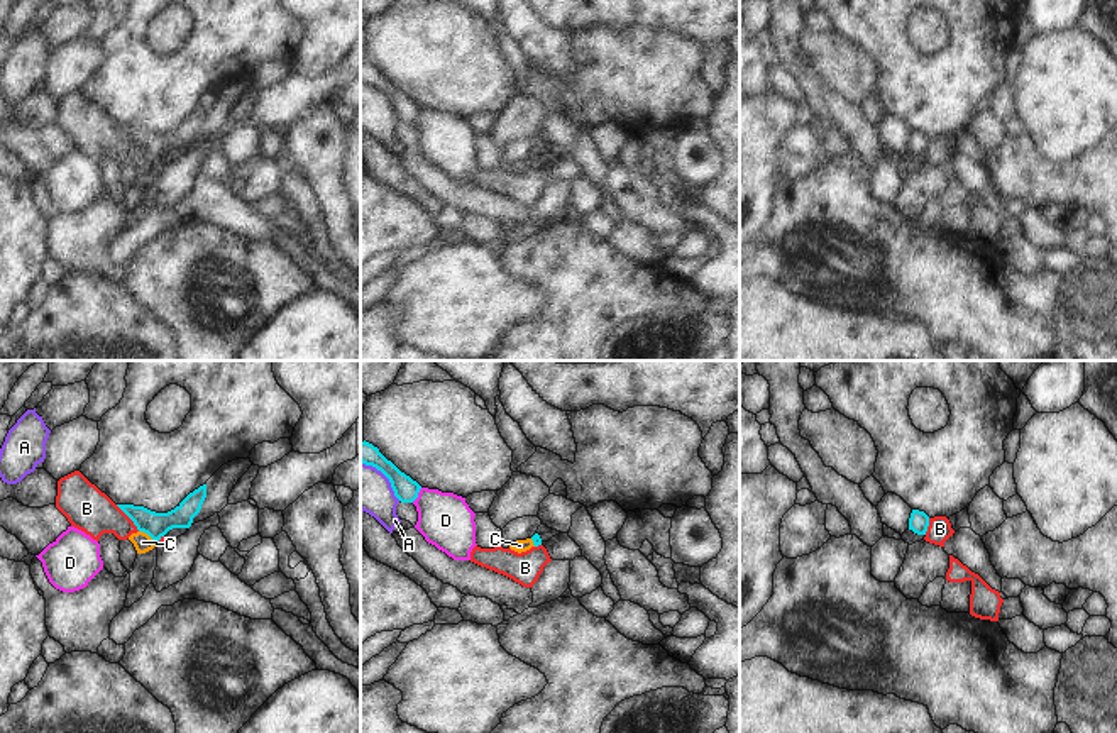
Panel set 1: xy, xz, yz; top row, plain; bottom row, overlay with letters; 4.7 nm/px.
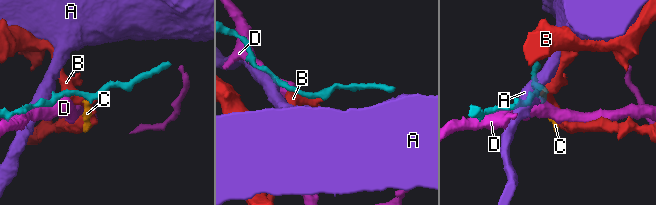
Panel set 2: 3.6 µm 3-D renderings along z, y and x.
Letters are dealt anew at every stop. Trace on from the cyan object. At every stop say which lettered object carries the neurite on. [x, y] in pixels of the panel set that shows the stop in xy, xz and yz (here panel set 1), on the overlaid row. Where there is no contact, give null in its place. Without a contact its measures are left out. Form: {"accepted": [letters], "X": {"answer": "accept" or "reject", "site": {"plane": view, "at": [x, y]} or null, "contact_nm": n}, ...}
{"accepted": ["C"], "A": {"answer": "reject", "site": {"plane": "xz", "at": [385, 474]}, "contact_nm": 260}, "B": {"answer": "reject", "site": {"plane": "xy", "at": [129, 517]}, "contact_nm": 170}, "C": {"answer": "accept", "site": {"plane": "xy", "at": [148, 534]}, "contact_nm": 100}, "D": {"answer": "reject", "site": {"plane": "xz", "at": [417, 495]}, "contact_nm": 90}}

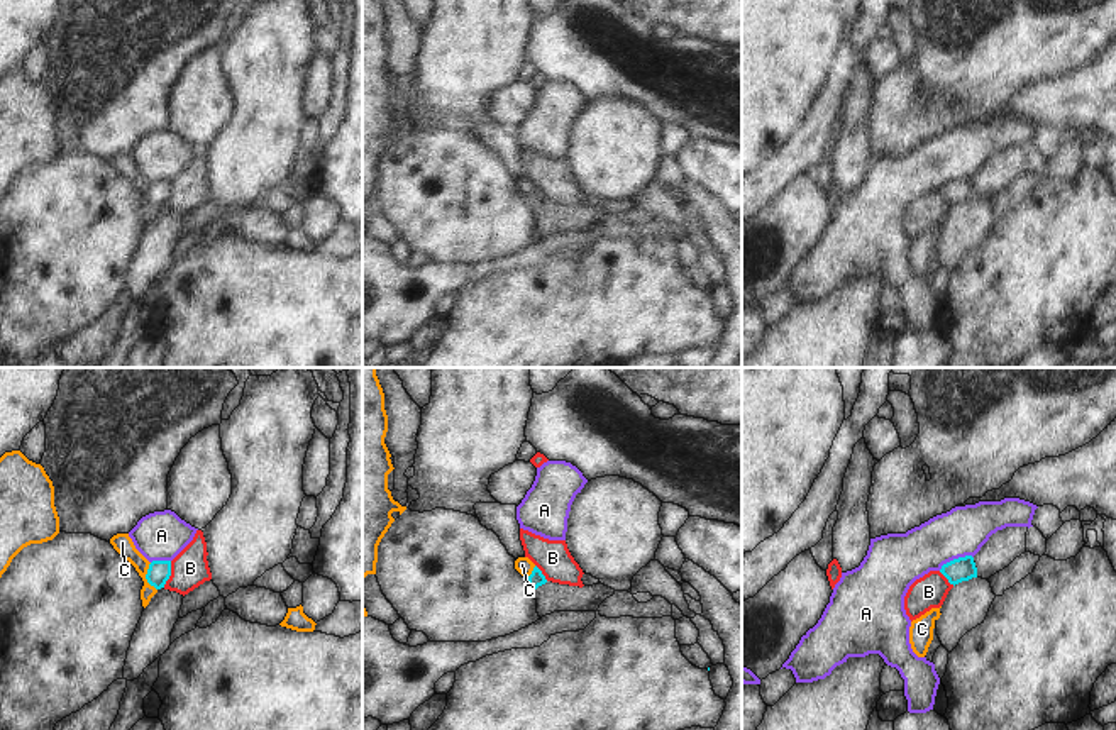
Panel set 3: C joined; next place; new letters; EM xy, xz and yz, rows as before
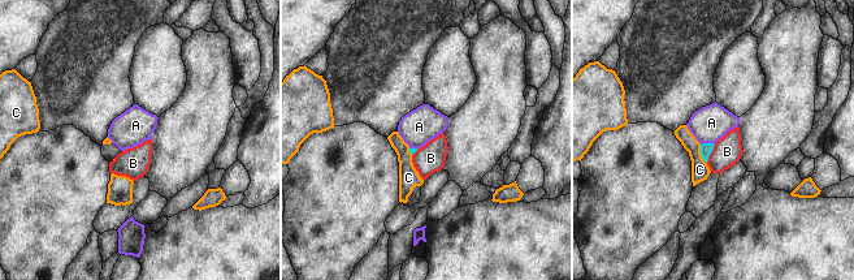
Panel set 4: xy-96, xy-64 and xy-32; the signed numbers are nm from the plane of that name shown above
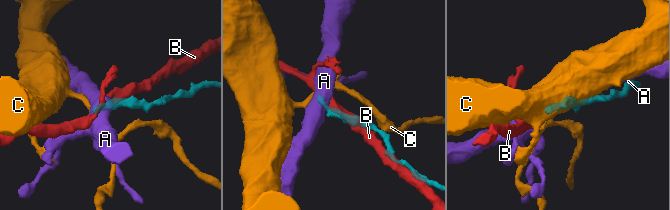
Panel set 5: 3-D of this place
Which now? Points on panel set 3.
{"accepted": [], "A": {"answer": "reject", "site": {"plane": "yz", "at": [955, 559]}, "contact_nm": 180}, "B": {"answer": "reject", "site": {"plane": "xy", "at": [170, 575]}, "contact_nm": 130}, "C": {"answer": "reject", "site": {"plane": "xy", "at": [146, 576]}, "contact_nm": 140}}

